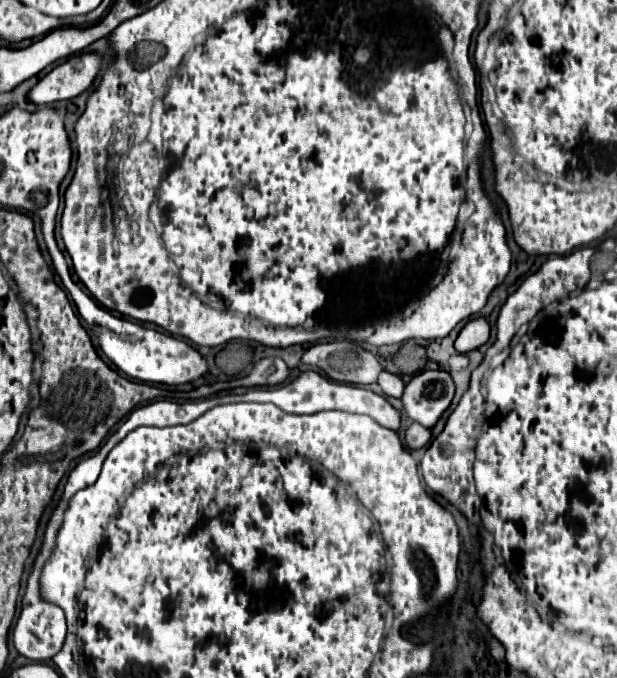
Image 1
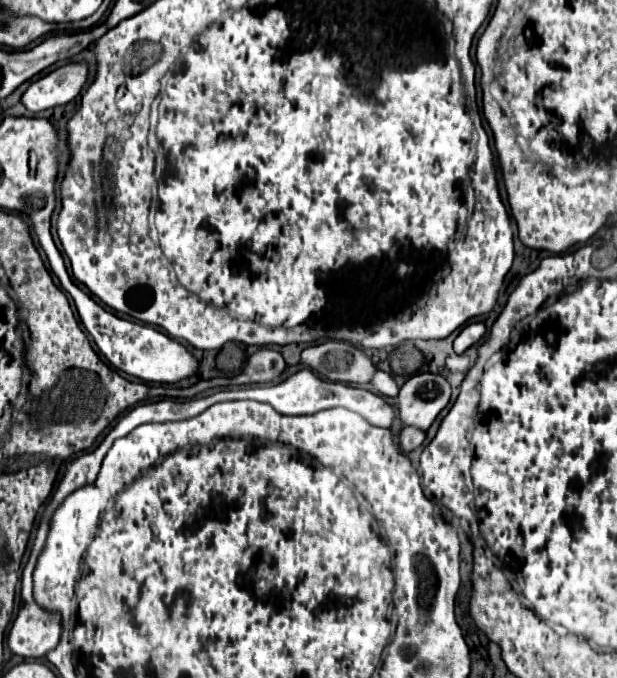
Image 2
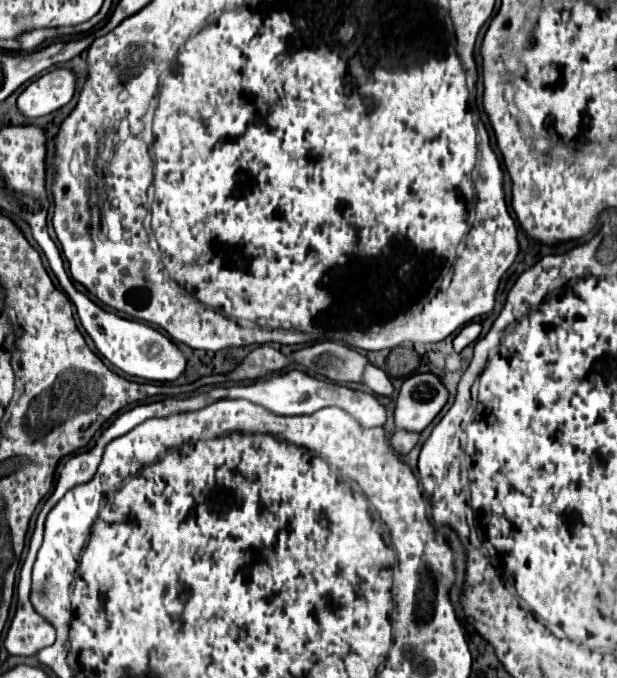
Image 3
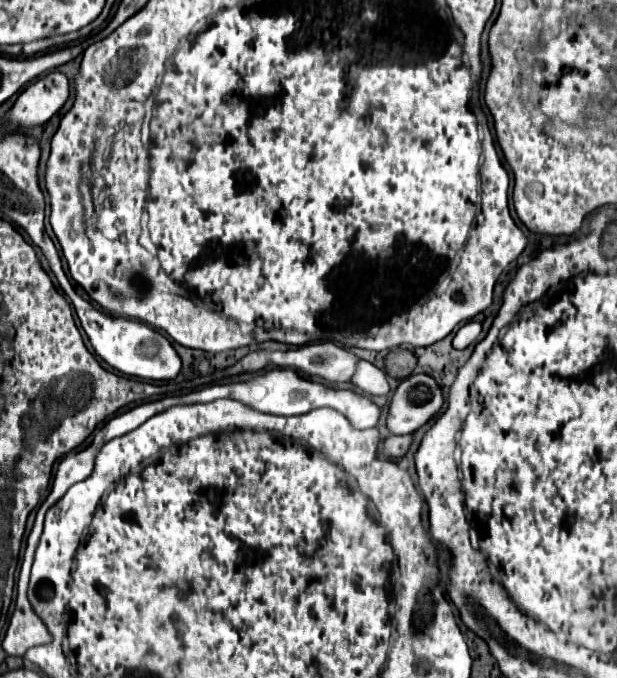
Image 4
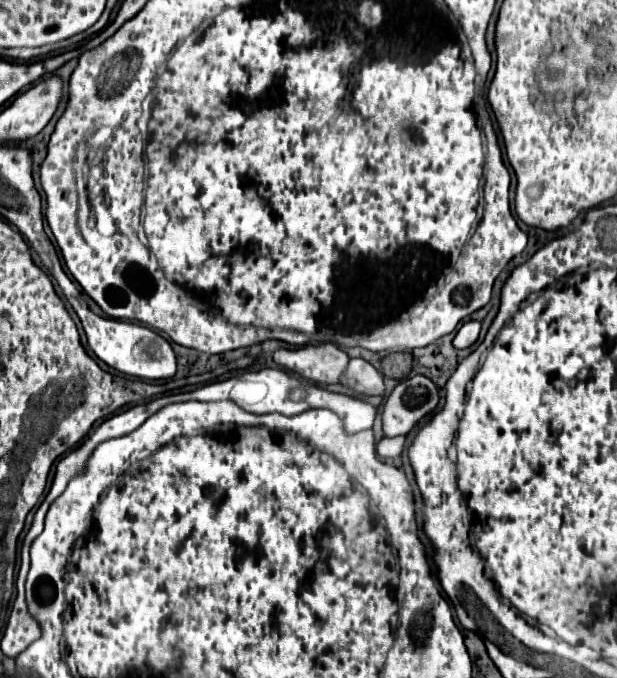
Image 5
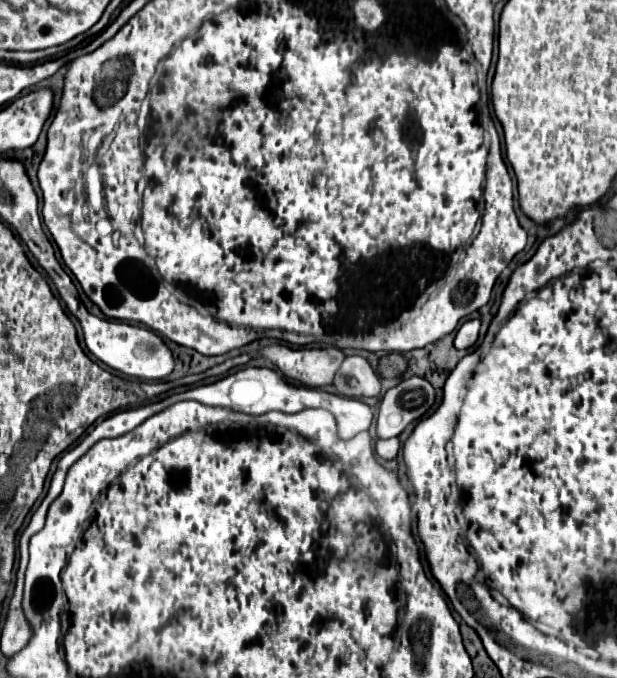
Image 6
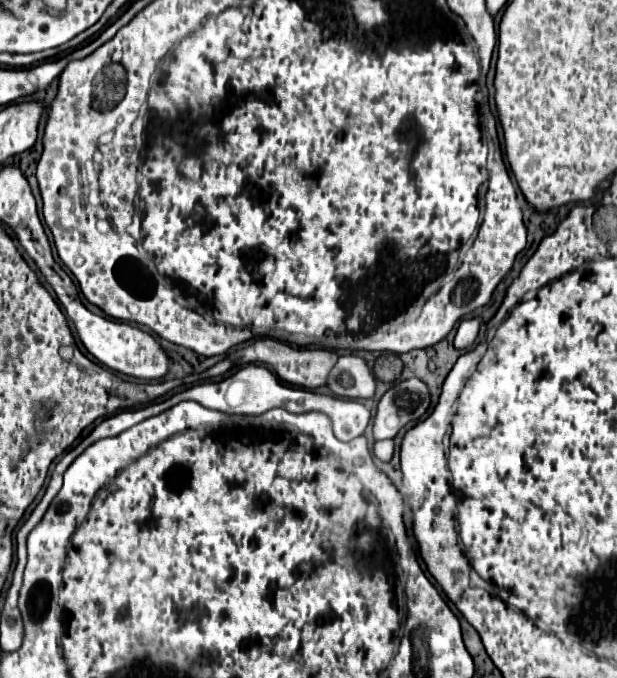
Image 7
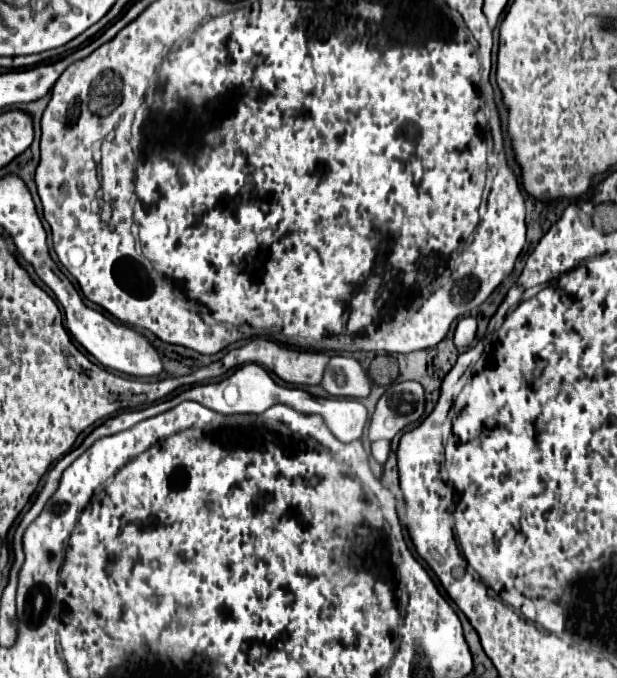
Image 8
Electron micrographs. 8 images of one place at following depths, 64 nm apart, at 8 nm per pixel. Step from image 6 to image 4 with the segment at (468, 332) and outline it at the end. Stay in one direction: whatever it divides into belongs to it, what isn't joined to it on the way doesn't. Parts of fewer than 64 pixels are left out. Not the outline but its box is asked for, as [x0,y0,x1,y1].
[454,322,480,350]

